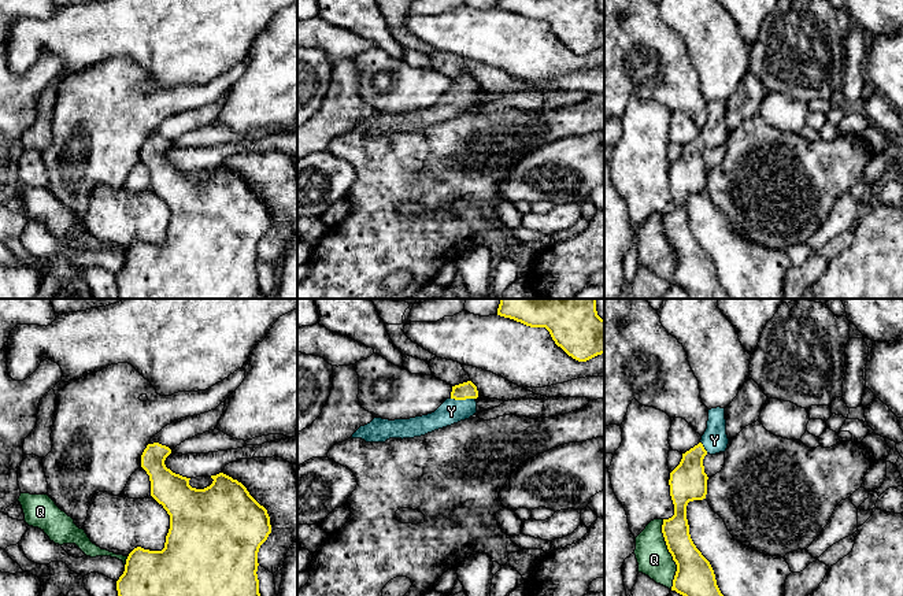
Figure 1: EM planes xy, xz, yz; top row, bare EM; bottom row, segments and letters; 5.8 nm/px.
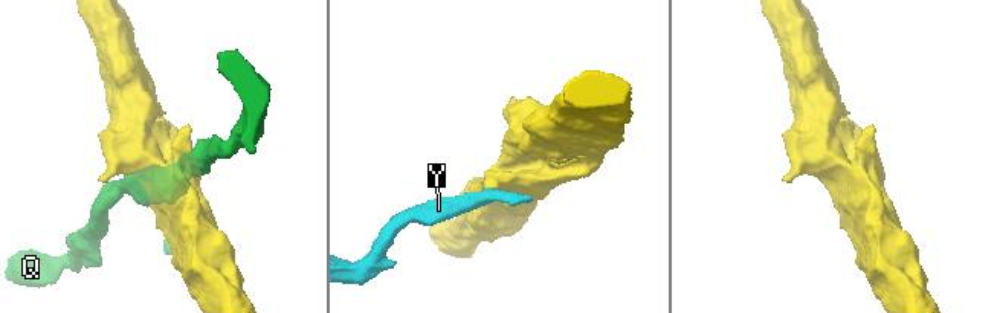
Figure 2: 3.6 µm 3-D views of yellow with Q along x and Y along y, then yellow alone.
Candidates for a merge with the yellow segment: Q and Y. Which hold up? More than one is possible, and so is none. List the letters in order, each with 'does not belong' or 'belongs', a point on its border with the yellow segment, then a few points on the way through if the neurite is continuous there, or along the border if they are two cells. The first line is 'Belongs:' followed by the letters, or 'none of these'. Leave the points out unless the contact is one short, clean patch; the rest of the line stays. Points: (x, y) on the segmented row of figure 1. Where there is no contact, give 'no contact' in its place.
Belongs: Y
Q: does not belong | yz (670, 552)
Y: belongs | xz (462, 399) | across xz (467, 389), (462, 399), (451, 411)

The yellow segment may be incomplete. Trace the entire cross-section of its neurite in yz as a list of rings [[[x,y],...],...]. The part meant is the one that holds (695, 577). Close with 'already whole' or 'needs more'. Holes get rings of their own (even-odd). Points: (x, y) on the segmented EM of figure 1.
[[[711,408],[700,443],[682,454],[680,464],[670,473],[674,515],[663,519],[662,533],[677,564],[671,591],[682,596],[723,596],[710,562],[691,538],[686,506],[689,501],[706,499],[708,477],[704,473],[704,456],[725,452],[728,444],[725,408]]]; needs more

